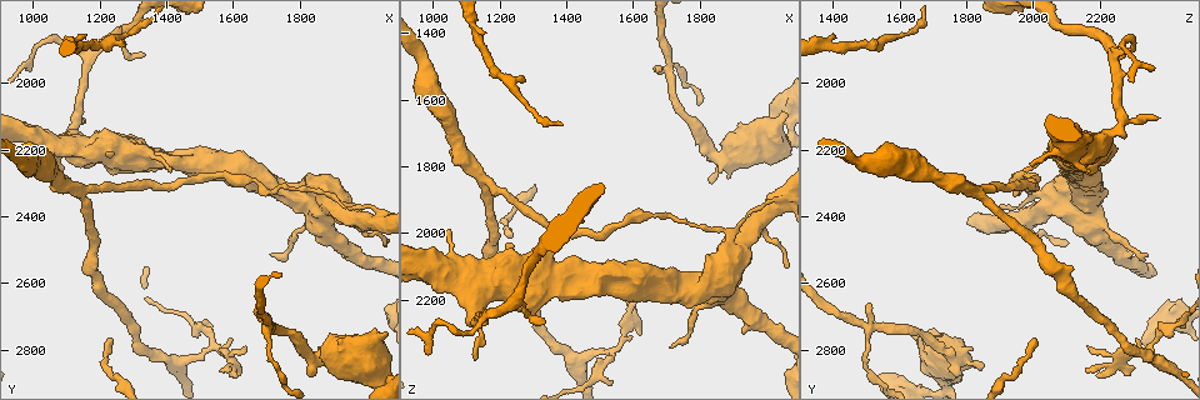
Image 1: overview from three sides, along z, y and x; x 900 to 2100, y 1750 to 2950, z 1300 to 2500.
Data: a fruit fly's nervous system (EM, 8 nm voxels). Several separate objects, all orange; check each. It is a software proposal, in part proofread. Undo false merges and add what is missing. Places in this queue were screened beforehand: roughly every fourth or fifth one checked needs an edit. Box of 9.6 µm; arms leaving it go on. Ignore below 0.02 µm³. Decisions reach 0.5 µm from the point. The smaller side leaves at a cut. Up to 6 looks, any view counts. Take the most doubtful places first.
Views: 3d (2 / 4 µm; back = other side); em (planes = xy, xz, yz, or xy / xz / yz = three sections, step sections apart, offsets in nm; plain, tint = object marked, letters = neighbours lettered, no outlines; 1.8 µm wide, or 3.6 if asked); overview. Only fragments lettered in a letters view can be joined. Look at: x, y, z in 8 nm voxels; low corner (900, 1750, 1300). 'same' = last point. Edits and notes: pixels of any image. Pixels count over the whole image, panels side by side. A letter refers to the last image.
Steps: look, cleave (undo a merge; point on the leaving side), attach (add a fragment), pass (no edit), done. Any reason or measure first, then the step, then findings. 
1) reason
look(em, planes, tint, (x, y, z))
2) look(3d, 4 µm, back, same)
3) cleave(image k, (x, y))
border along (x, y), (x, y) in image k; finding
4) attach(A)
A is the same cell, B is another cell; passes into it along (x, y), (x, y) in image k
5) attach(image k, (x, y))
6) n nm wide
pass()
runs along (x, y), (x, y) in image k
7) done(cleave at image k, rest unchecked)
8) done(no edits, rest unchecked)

branch point
look(em, xy, step 8, tint, (1160, 2320, 1840))

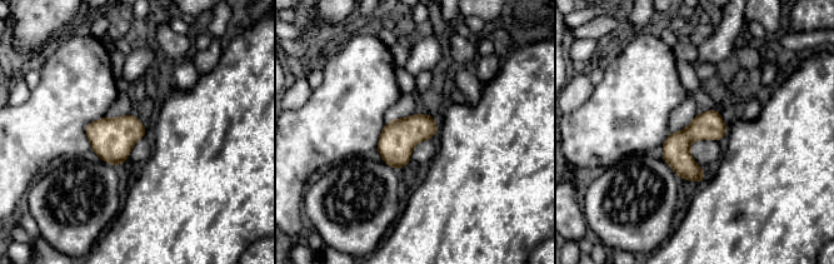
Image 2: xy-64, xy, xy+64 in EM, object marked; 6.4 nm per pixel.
look(em, xy, step 8, letters, same)

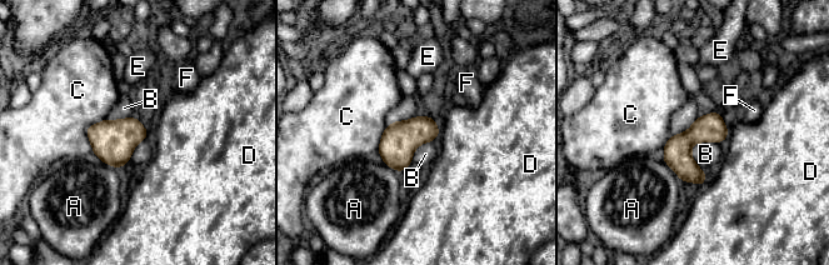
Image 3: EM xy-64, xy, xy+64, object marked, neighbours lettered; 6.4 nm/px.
190 nm wide; C touches over 240 nm
pass()
A, B, C, D, E and F are other cells; one neuron here

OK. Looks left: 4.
abrupt turn
look(3d, 4 µm, (1700, 2740, 1510))

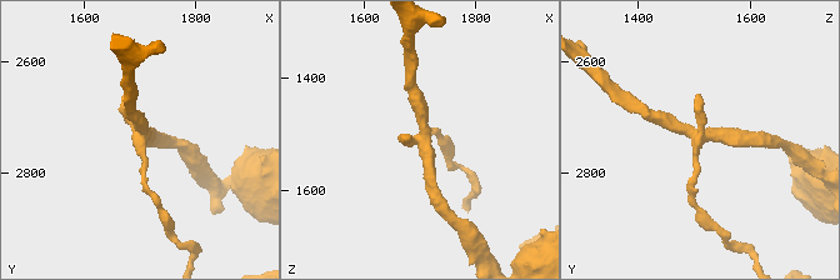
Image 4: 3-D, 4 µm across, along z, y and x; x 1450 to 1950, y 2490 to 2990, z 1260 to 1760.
look(em, planes, plain, (1705, 2735, 1505))

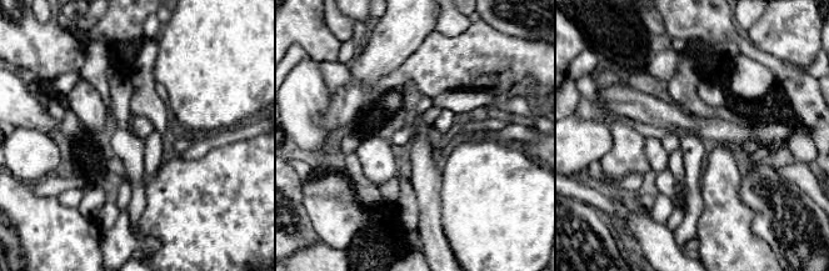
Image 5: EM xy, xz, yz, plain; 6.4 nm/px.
look(em, planes, letters, same)

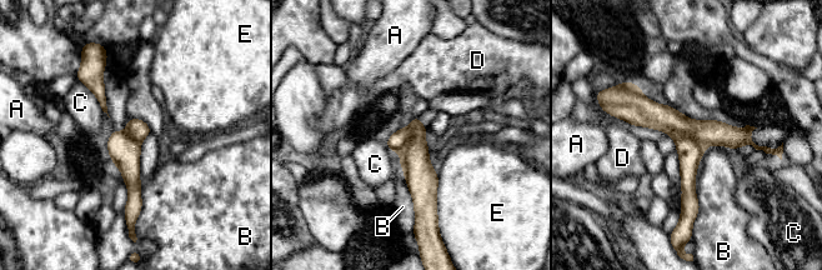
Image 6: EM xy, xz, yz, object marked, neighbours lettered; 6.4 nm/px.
cleave(image 6, (690, 151))
A, B, C, D and E are other cells; a second neuron is stuck on

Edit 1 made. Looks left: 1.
done(cleave at image 6, rest unchecked)

